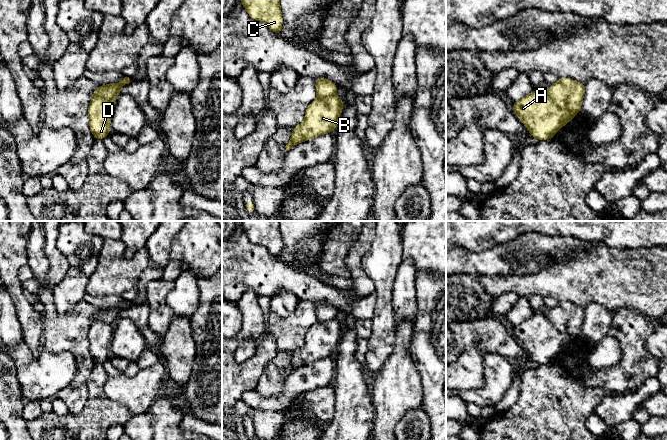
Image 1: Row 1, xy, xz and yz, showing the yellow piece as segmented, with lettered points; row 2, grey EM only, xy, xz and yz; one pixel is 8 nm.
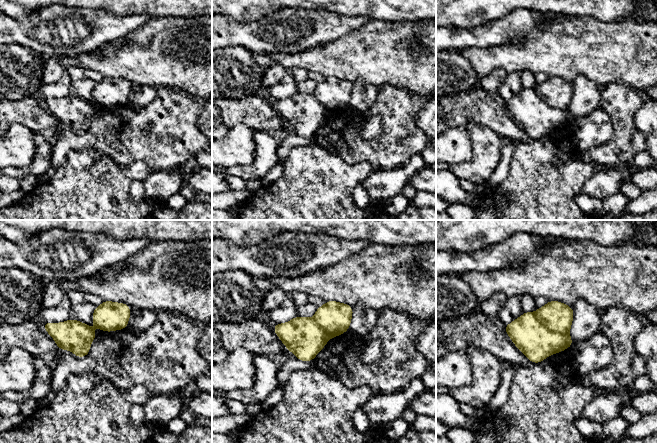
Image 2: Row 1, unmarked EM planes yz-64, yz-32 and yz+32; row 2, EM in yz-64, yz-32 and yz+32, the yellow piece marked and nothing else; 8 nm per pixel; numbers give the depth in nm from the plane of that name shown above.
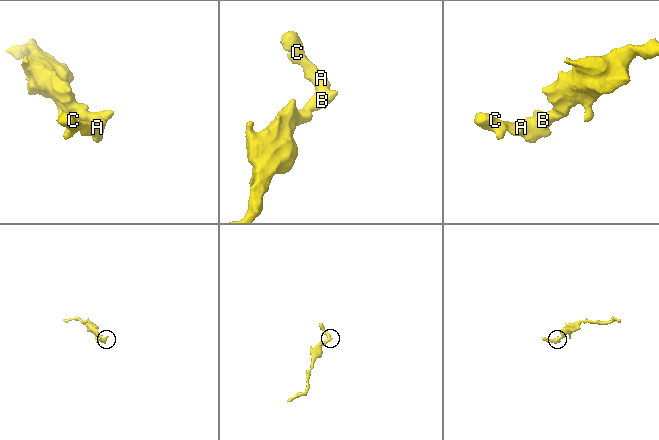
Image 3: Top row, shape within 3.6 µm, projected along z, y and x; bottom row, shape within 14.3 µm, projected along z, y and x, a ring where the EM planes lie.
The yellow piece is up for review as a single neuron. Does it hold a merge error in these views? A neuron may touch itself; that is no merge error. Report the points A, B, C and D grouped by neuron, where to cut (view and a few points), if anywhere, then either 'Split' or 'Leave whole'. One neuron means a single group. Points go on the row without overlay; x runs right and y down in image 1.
Groups: A C D / B. Split along yz (545, 316), (561, 332), (577, 337). Split

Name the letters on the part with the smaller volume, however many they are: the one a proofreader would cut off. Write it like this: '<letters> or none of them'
A, C, D

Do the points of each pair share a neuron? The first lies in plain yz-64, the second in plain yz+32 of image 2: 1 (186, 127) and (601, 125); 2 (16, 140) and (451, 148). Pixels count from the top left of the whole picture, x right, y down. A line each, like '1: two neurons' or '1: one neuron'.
1: two neurons
2: one neuron

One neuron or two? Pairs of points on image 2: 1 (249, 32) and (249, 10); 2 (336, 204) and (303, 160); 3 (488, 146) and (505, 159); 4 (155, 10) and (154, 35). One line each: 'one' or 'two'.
1: two
2: one
3: two
4: two

